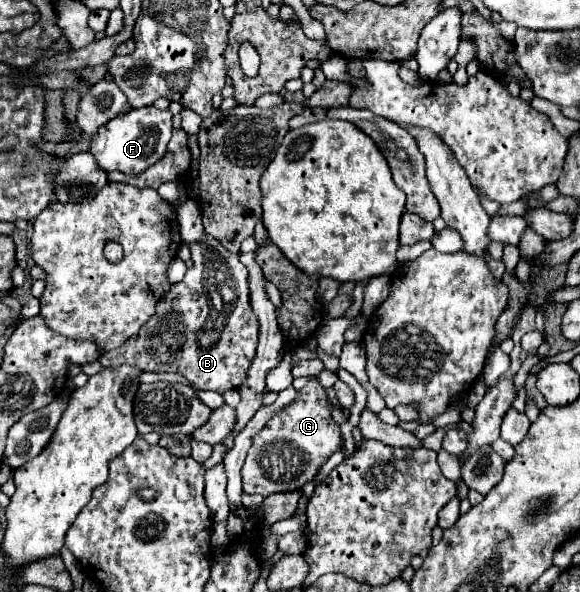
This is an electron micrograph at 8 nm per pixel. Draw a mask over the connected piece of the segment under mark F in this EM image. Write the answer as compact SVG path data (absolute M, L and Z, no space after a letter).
M155 106L131 110L101 126L101 130L97 130L97 136L93 136L95 140L91 140L89 152L97 158L99 166L105 172L119 170L125 174L137 174L165 156L167 142L171 140L171 130L169 110L157 110Z

